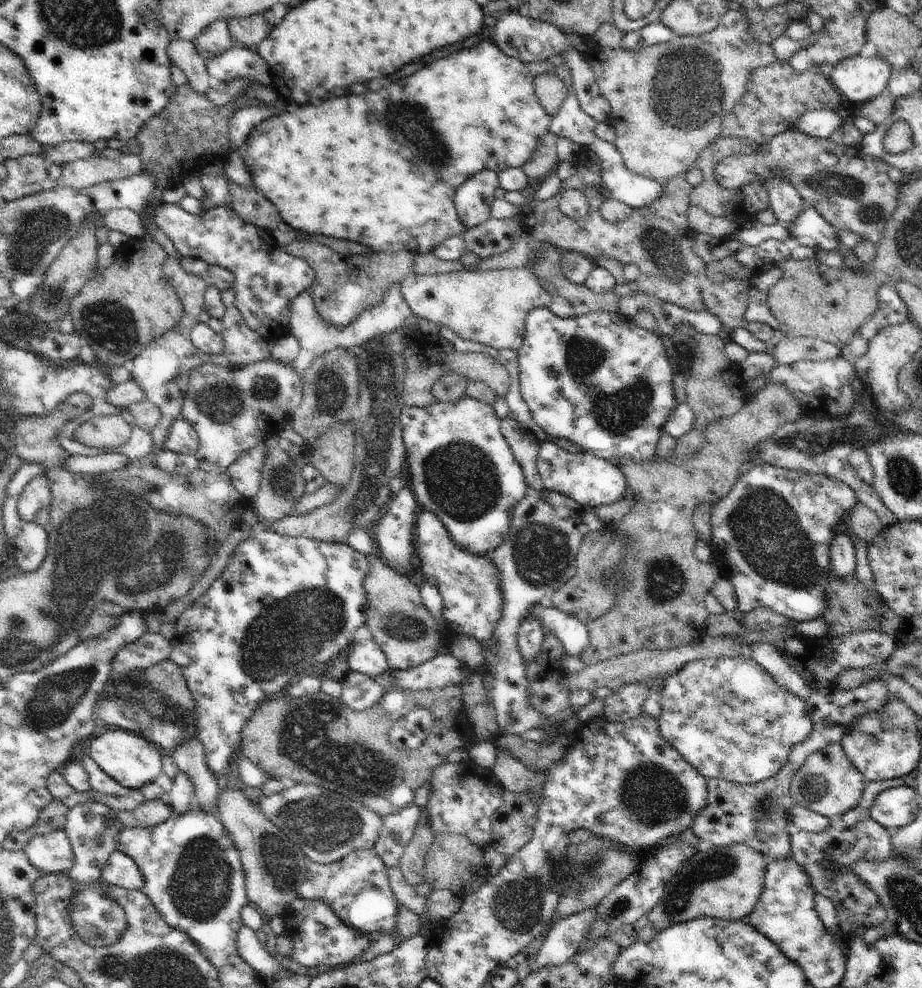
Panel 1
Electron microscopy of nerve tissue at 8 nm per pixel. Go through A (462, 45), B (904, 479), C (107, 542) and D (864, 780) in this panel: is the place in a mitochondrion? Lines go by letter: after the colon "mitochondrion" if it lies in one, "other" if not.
A: other
B: mitochondrion
C: mitochondrion
D: other

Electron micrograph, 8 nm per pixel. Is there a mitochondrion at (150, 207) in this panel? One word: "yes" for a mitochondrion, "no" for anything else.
no

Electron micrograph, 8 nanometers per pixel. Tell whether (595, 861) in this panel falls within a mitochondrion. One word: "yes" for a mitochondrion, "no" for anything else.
yes

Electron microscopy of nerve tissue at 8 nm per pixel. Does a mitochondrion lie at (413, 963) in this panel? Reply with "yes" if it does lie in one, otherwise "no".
no

